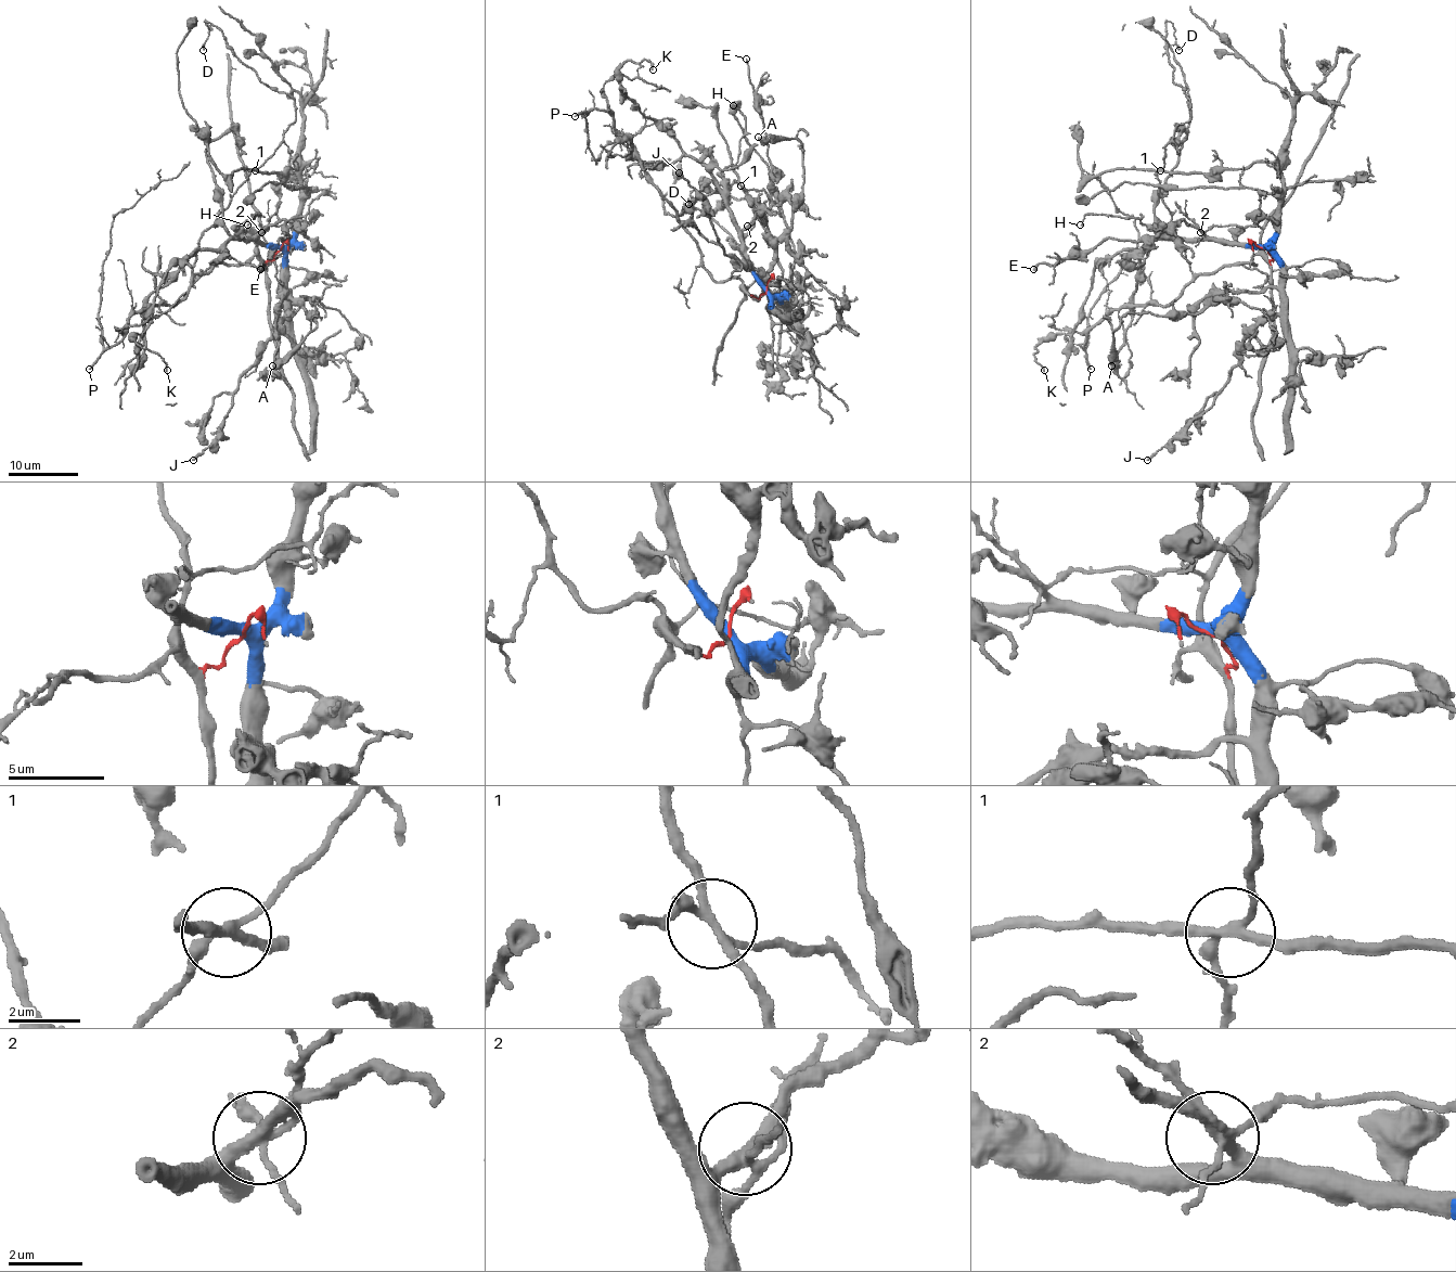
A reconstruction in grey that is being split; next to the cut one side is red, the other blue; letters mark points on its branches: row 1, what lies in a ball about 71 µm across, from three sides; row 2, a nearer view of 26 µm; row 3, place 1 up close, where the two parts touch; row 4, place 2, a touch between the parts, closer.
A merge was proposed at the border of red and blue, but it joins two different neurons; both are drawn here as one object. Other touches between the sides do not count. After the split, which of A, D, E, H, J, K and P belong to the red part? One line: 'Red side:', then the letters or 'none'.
Red side: D, P

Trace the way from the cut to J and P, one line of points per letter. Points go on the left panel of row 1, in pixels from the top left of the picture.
J: (281, 248), (286, 311), (281, 329), (241, 377), (221, 432), (193, 460)
P: (281, 248), (270, 260), (255, 255), (218, 264), (198, 272), (174, 306), (136, 311), (119, 341), (88, 369)

